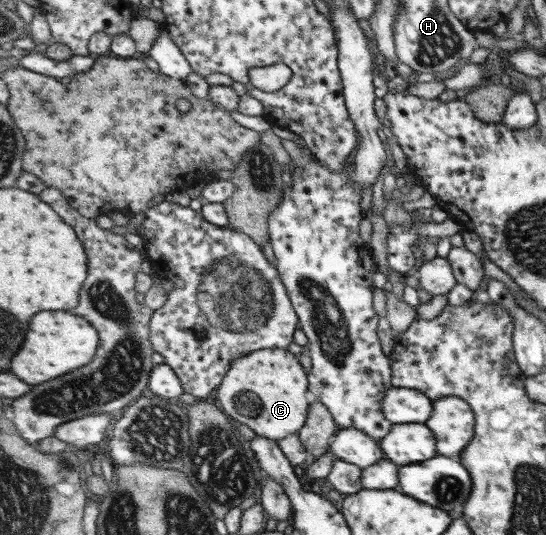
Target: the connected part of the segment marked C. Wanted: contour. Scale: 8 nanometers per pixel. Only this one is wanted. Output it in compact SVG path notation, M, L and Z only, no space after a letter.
M264 348L232 364L217 388L216 398L229 416L247 424L256 435L279 442L306 427L313 405L309 375L291 352L284 348Z

